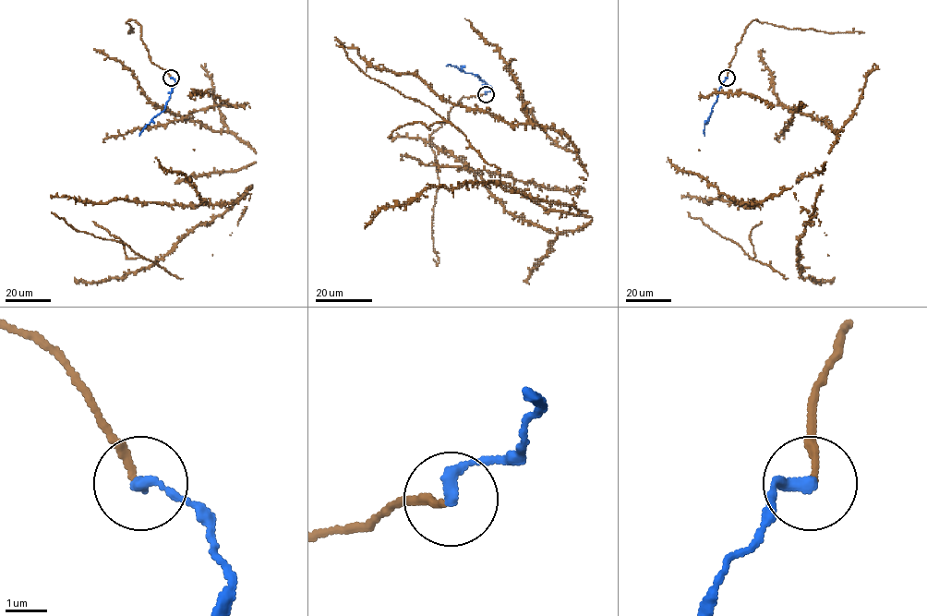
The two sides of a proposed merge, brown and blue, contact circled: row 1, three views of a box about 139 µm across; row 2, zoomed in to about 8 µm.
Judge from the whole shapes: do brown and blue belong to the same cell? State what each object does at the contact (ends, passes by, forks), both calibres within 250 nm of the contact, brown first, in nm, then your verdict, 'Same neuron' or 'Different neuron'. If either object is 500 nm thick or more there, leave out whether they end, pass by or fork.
At the ring brown ends. At the ring blue ends. Thickness 150 nm (brown) against 320 nm. Same neuron

